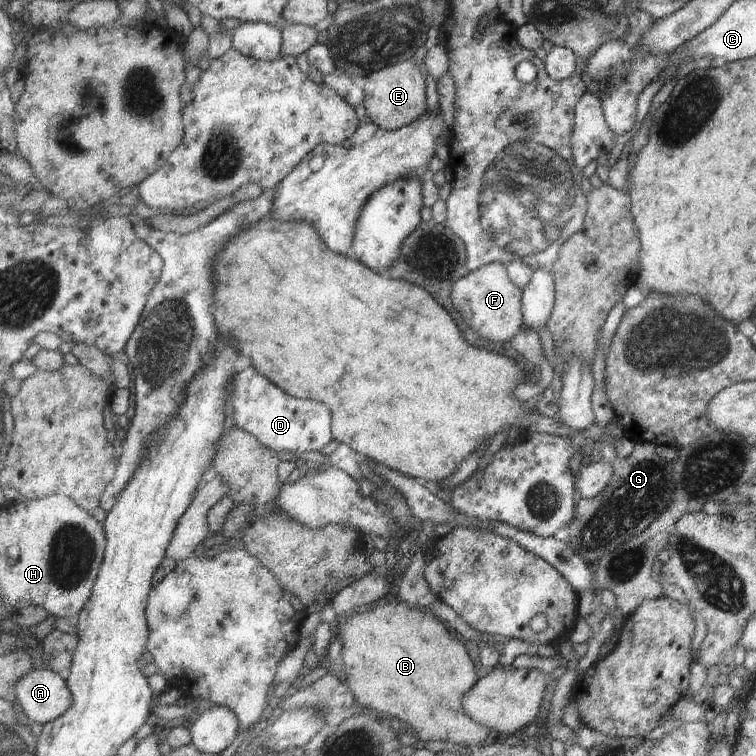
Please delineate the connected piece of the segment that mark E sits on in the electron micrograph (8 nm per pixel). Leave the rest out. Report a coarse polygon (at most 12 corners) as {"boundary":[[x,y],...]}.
{"boundary":[[413,59],[369,73],[364,106],[396,131],[428,111]]}

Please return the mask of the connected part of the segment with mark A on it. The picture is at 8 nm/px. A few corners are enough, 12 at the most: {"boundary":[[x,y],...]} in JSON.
{"boundary":[[49,668],[16,684],[17,706],[45,724],[72,707],[68,681]]}

